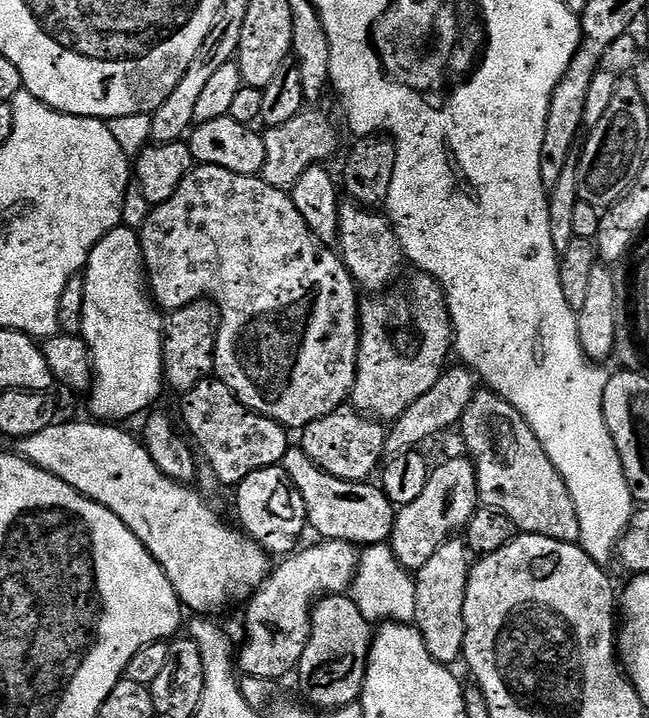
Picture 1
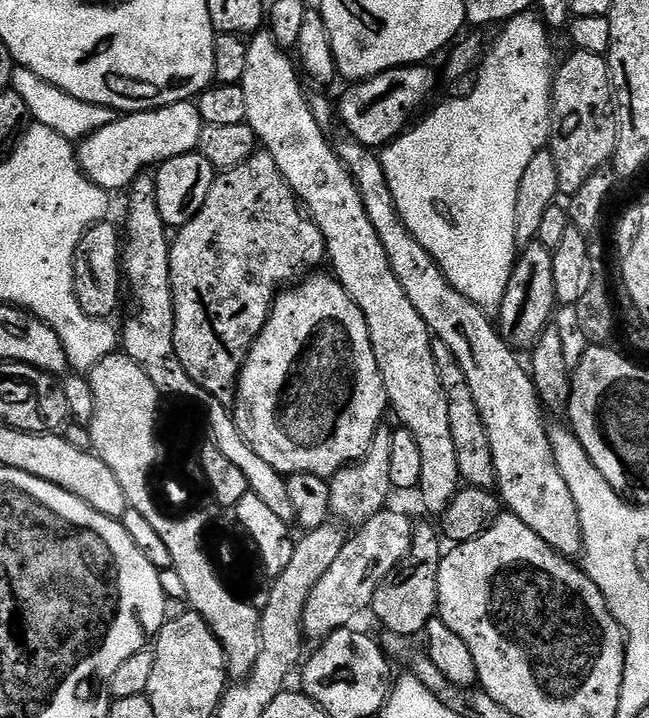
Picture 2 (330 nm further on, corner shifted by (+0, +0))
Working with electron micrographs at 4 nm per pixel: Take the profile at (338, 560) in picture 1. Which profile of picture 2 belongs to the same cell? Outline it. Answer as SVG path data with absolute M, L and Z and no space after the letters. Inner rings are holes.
M385 510L374 514L365 524L359 525L356 532L347 537L342 546L342 554L318 578L318 586L310 594L304 611L302 631L309 641L319 642L339 628L349 627L359 612L367 613L372 599L383 580L406 558L412 545L414 520L404 512Z

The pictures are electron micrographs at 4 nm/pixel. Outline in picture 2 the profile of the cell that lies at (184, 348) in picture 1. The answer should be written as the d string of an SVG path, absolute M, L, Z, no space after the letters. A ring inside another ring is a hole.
M257 150L252 153L246 162L238 166L221 171L216 181L210 186L210 194L206 194L206 203L190 222L186 222L171 237L170 240L170 286L172 287L172 301L174 302L174 350L178 354L178 362L190 374L190 378L202 390L209 392L218 402L229 406L236 403L236 387L240 385L240 371L248 357L248 351L252 344L262 334L262 330L268 321L268 315L272 312L272 302L278 295L278 290L293 282L299 281L305 274L312 274L317 271L320 263L325 263L326 245L322 230L318 230L316 223L306 215L305 209L299 200L296 199L294 190L290 190L290 182L282 178L282 170L278 170L278 162L267 150Z

